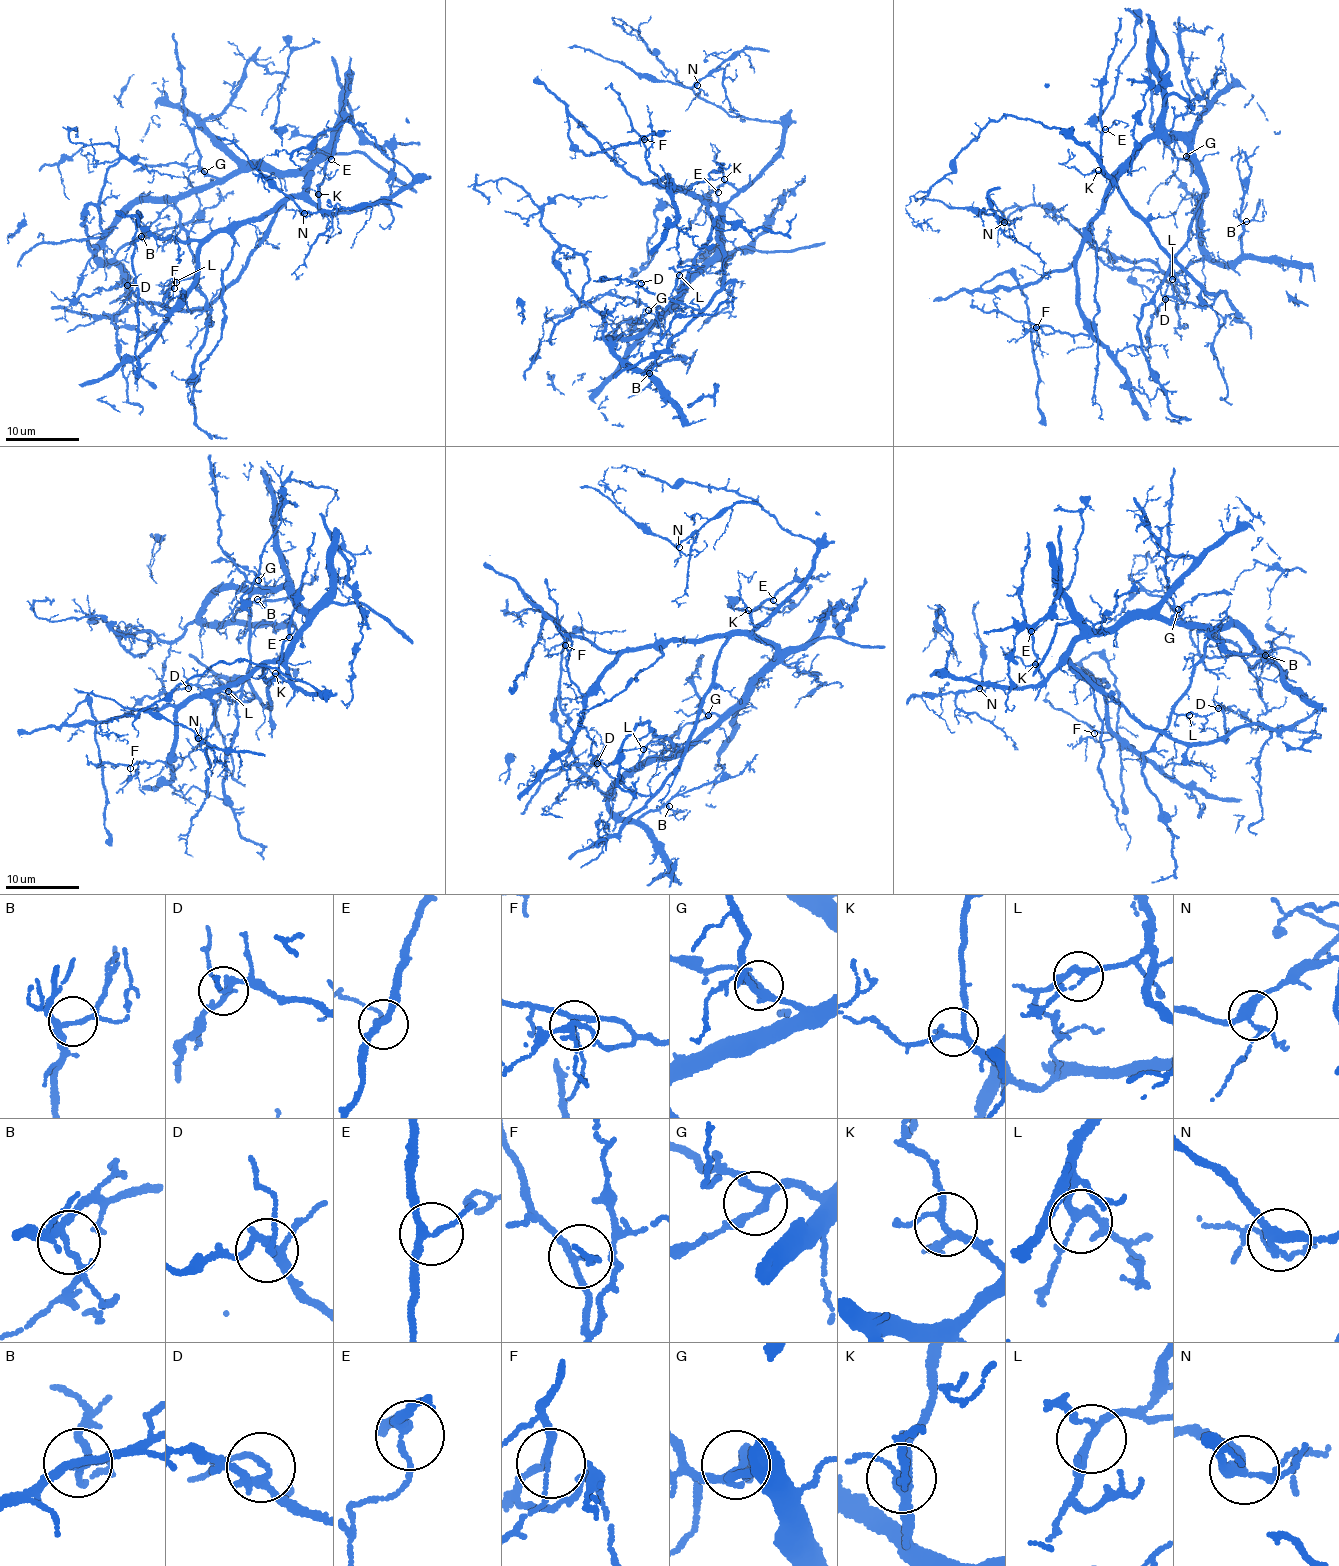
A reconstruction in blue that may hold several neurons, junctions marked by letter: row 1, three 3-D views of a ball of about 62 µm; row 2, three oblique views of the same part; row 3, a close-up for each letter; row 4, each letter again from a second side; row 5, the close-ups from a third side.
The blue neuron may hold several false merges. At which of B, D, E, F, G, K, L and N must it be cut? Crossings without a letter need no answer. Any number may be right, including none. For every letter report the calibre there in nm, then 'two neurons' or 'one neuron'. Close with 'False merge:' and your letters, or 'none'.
B: calibre 190 nm; one neuron
D: calibre 150 nm; one neuron
E: calibre 200 nm; one neuron
F: calibre 160 nm; one neuron
G: calibre 200 nm; one neuron
K: calibre 200 nm; one neuron
L: calibre 190 nm; one neuron
N: calibre 240 nm; one neuron
False merge: none

